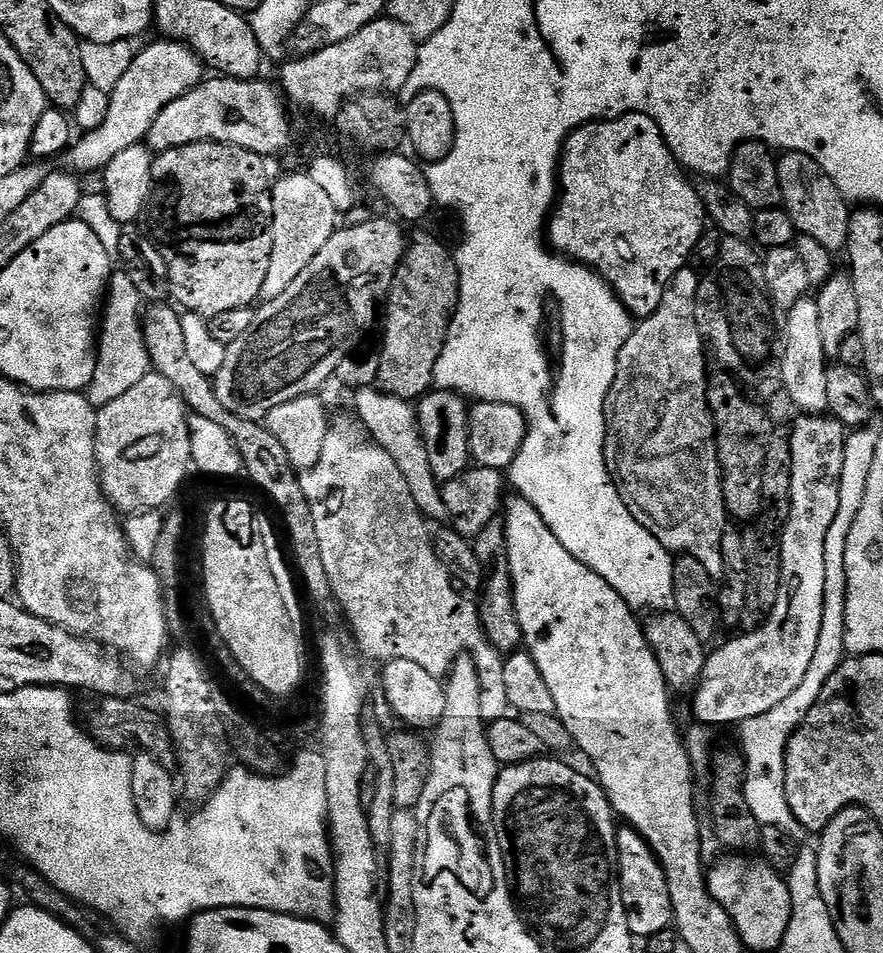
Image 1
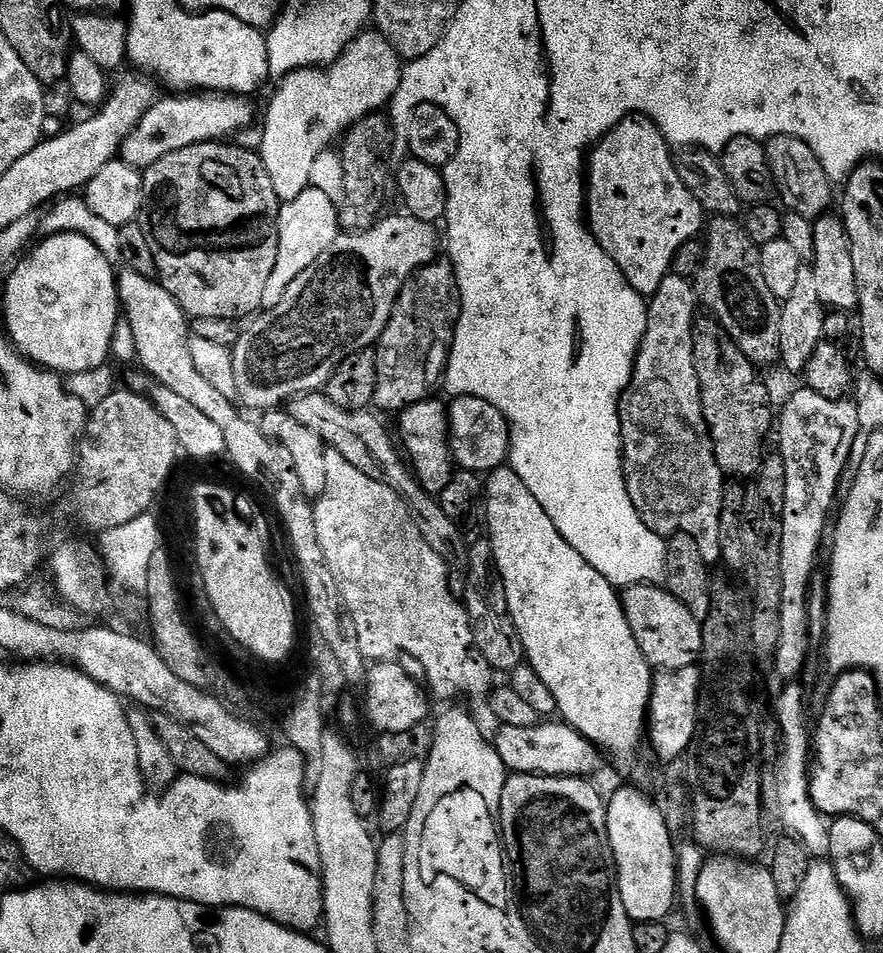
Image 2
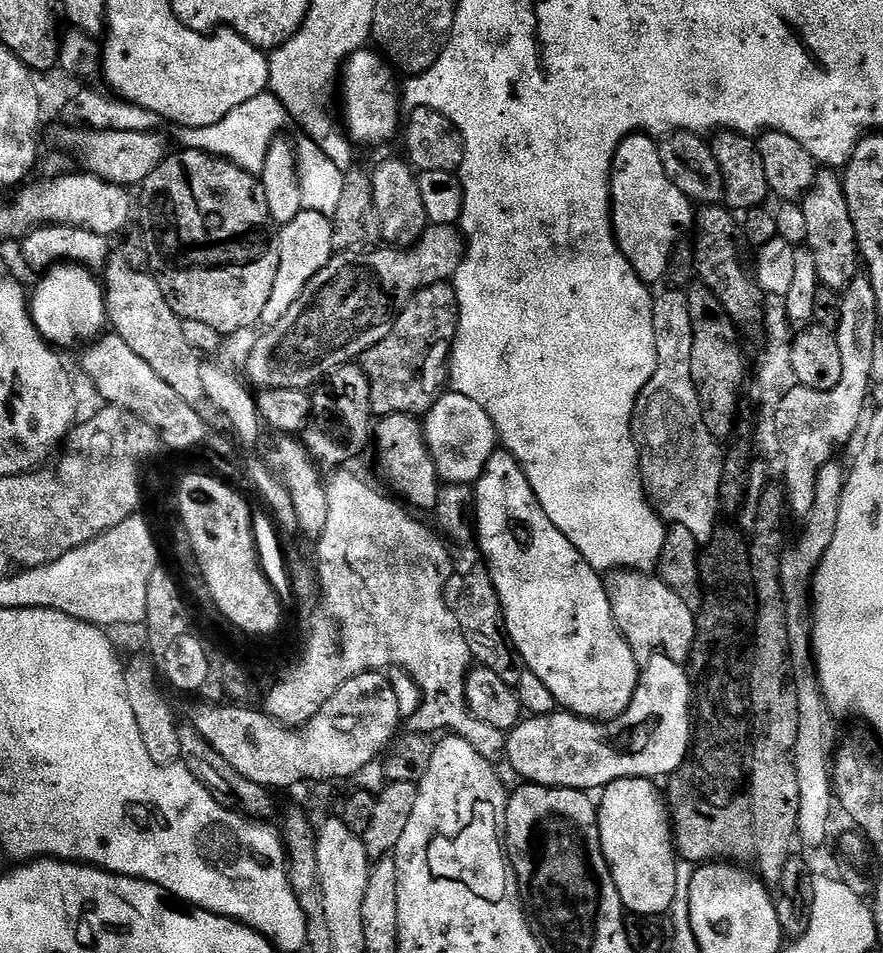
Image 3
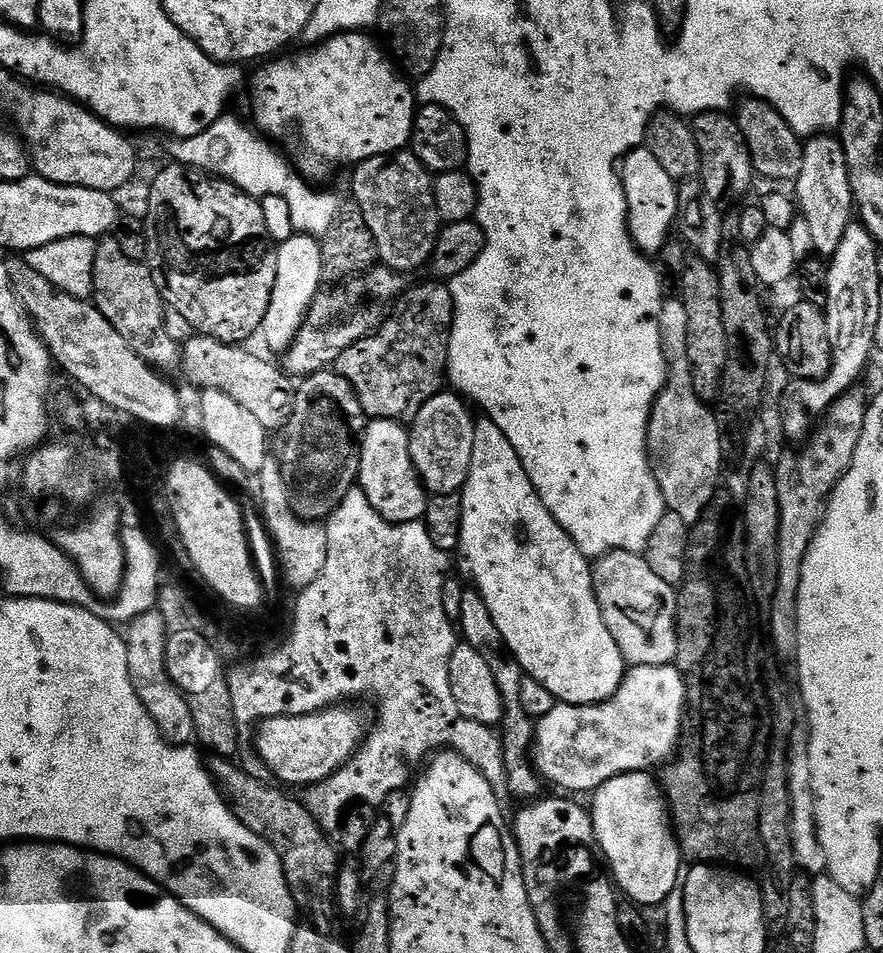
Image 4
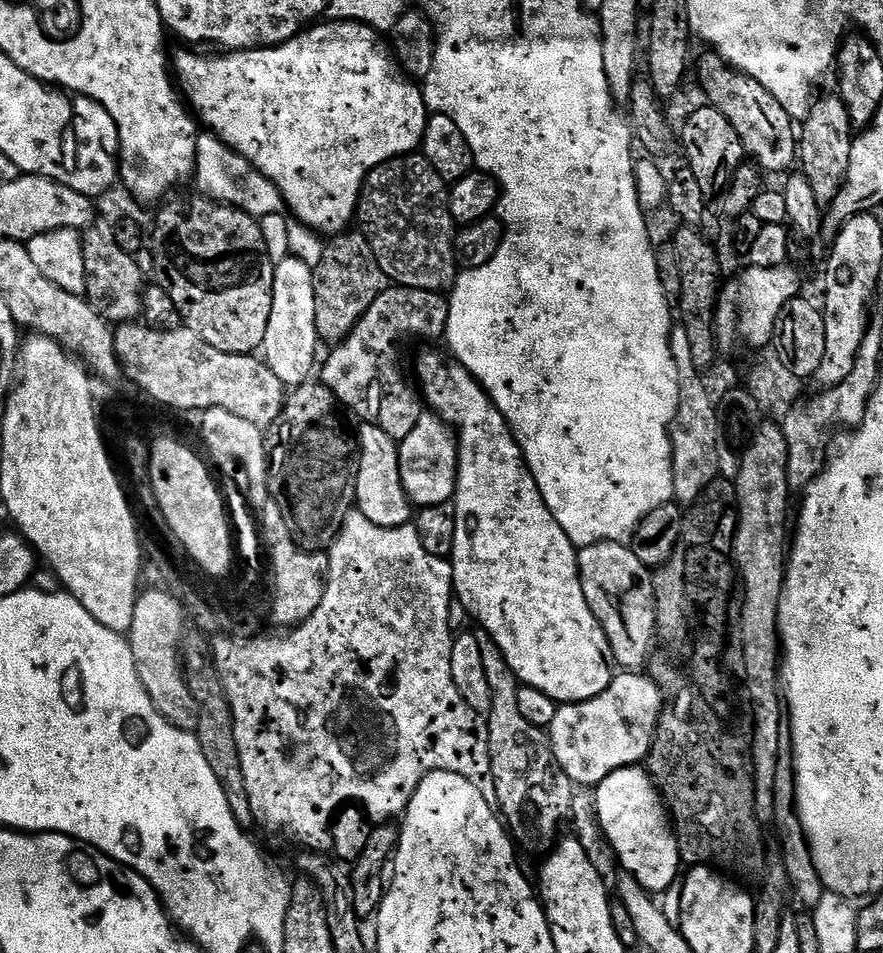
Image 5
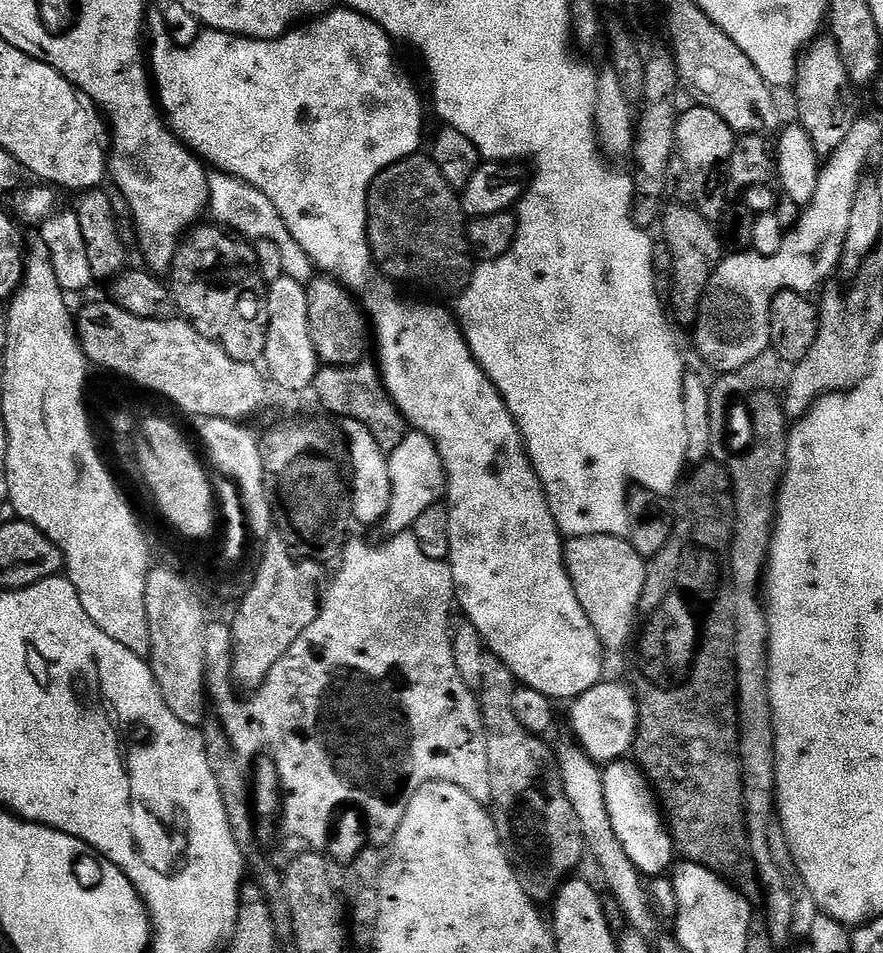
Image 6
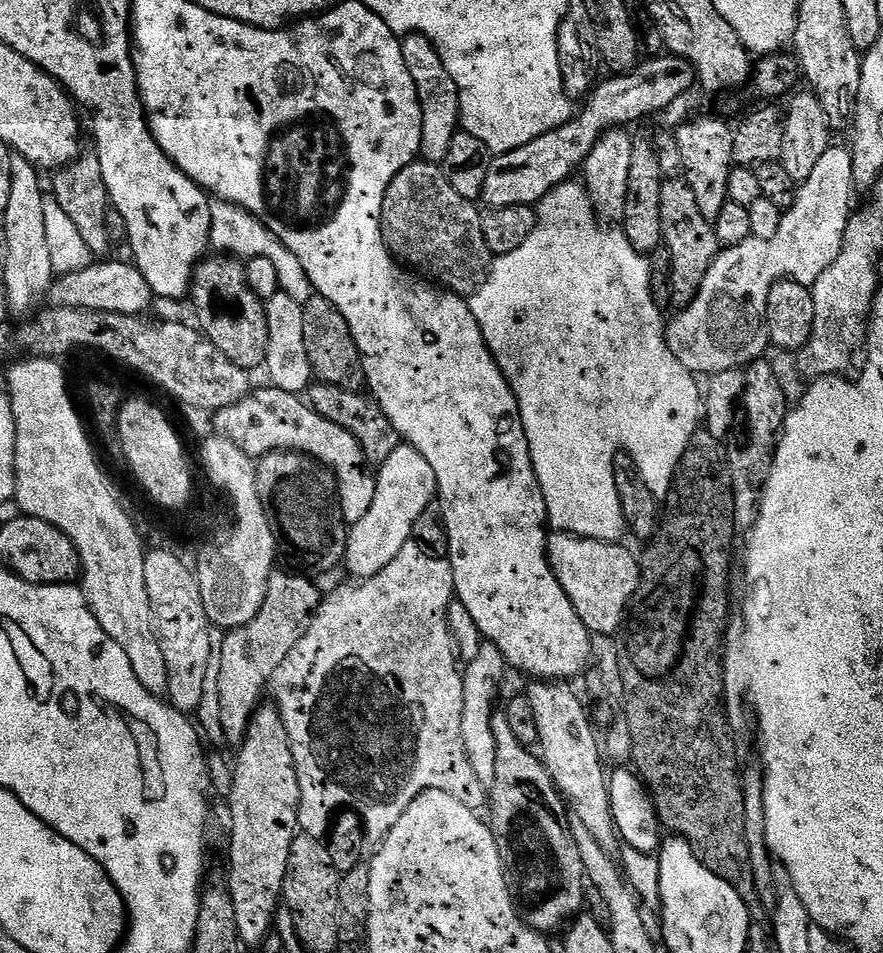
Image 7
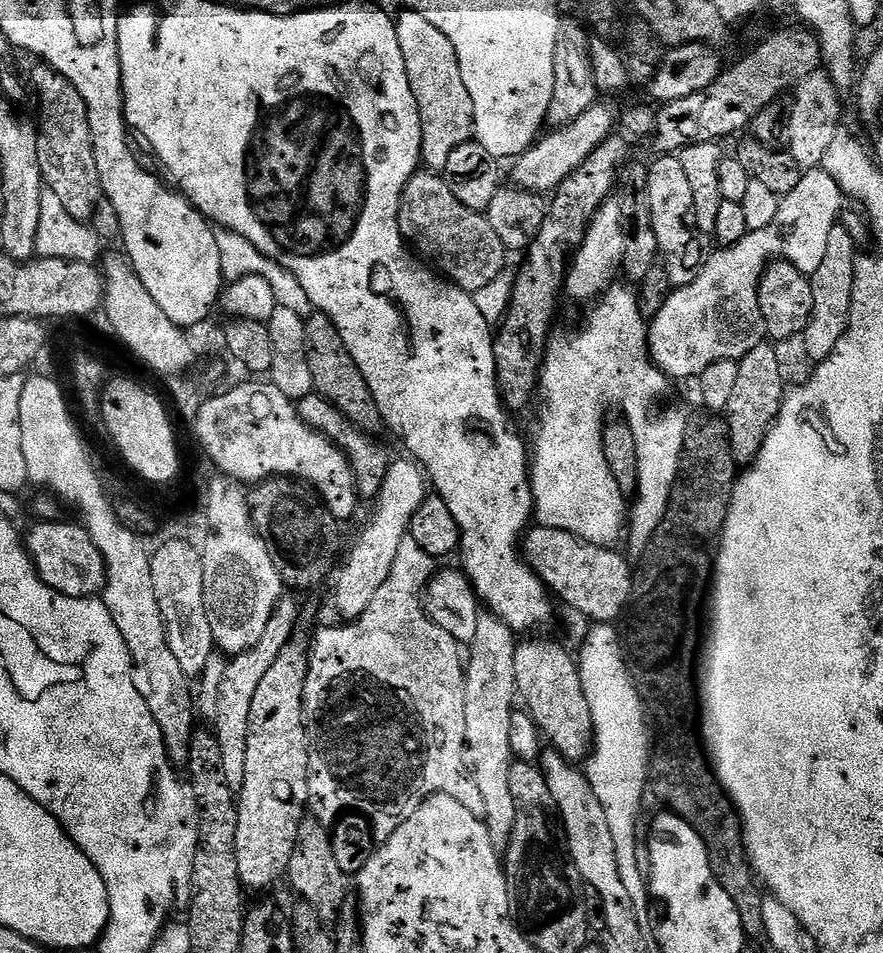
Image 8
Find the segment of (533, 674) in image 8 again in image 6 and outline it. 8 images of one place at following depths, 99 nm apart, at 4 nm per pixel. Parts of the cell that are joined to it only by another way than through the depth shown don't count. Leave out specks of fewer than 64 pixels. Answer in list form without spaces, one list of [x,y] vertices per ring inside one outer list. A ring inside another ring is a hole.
[[[569,742],[558,752],[558,771],[560,773],[560,785],[564,787],[564,794],[570,806],[574,808],[574,814],[578,820],[578,826],[584,835],[584,846],[589,857],[596,859],[600,872],[604,875],[604,884],[612,895],[614,903],[620,907],[622,915],[628,919],[627,927],[631,931],[640,933],[641,936],[651,937],[656,928],[656,916],[652,913],[652,904],[648,901],[648,892],[644,889],[645,877],[626,858],[626,850],[622,850],[622,842],[618,842],[618,834],[610,826],[610,814],[606,810],[606,798],[604,797],[604,773],[589,759],[583,749],[575,743]]]

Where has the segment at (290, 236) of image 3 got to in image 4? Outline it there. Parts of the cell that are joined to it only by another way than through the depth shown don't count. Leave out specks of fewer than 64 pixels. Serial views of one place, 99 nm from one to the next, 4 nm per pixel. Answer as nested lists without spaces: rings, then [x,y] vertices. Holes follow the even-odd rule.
[[[304,233],[295,234],[277,247],[276,261],[278,271],[275,275],[274,290],[271,291],[270,305],[267,307],[259,333],[268,347],[280,354],[287,351],[292,344],[313,298],[321,289],[320,282],[323,282],[324,275],[320,243],[315,237]]]

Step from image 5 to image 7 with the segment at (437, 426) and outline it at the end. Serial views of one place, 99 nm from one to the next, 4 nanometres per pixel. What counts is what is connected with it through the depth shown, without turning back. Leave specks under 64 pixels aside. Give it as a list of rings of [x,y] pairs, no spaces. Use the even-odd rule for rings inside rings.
[[[399,443],[396,449],[384,459],[379,465],[376,477],[376,493],[370,510],[366,510],[366,518],[359,520],[357,524],[351,525],[348,534],[348,545],[344,547],[343,567],[348,567],[348,572],[357,581],[369,580],[374,574],[378,574],[390,561],[402,550],[402,546],[410,543],[414,536],[414,529],[425,510],[433,503],[437,495],[436,479],[434,470],[430,470],[430,462],[418,454],[409,444]]]

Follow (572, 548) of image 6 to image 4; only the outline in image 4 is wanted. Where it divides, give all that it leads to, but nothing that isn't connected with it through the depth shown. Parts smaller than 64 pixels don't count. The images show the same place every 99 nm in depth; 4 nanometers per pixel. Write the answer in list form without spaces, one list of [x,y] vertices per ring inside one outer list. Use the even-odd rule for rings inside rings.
[[[608,552],[605,556],[599,557],[592,564],[592,585],[594,586],[594,594],[598,606],[602,610],[602,618],[606,622],[606,630],[610,630],[610,634],[614,634],[614,642],[618,642],[618,650],[622,650],[622,658],[625,665],[637,668],[638,666],[662,666],[663,664],[672,664],[676,658],[676,601],[678,592],[675,587],[666,582],[662,582],[662,578],[658,578],[658,574],[654,574],[654,570],[650,570],[650,566],[644,561],[643,555],[638,552]]]

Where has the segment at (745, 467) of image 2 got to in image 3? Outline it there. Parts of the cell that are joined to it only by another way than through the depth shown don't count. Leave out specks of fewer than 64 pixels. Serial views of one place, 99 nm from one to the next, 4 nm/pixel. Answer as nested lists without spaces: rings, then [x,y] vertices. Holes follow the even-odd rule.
[[[699,282],[693,284],[693,288],[687,289],[686,292],[690,302],[690,322],[694,334],[694,346],[690,350],[690,374],[694,378],[694,386],[700,399],[704,431],[717,441],[724,439],[727,441],[738,427],[736,411],[740,408],[740,391],[744,388],[744,352],[740,349],[741,333],[714,293],[705,284]]]

